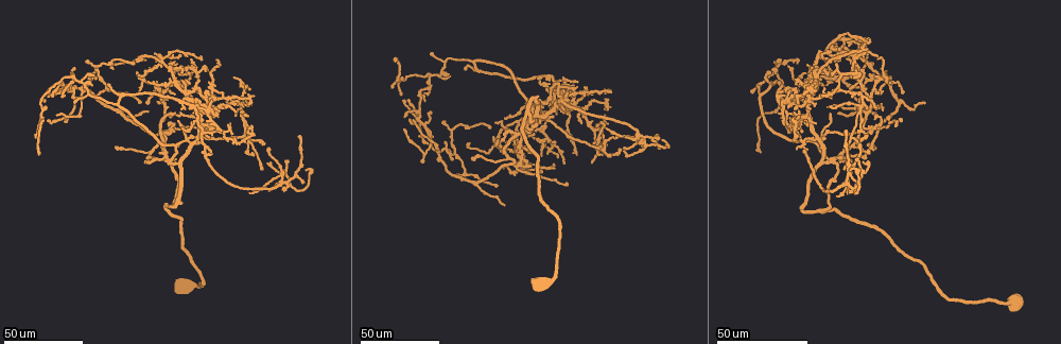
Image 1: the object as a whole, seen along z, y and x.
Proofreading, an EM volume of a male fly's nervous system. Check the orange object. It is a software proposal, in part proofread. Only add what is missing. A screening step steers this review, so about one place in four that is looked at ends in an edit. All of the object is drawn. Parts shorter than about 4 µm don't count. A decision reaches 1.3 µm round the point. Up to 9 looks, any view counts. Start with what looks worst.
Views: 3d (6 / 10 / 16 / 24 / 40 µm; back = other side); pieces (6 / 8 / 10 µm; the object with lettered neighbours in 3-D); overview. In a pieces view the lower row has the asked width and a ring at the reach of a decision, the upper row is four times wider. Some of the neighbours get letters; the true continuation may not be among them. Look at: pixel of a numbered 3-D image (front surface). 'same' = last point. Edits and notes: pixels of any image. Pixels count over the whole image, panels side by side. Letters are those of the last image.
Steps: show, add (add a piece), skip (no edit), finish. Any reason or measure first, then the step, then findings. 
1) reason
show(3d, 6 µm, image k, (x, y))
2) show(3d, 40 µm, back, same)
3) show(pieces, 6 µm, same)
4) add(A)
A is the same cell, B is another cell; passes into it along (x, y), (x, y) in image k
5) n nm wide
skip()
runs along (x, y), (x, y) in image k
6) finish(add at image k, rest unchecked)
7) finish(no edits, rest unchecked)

show(3d, 24 µm, image 1, (208, 119))

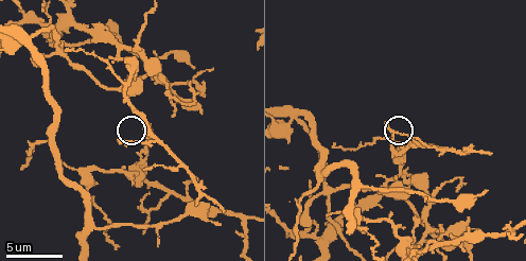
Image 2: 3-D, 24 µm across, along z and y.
show(pieces, 6 µm, image 2, (120, 140))

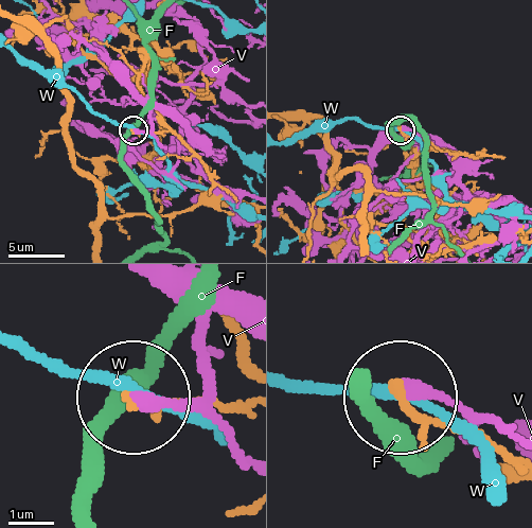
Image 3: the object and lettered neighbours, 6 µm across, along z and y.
210 nm wide
skip()
F, V and W are other cells; runs along (241, 400), (141, 397) in image 3; no lettered piece goes on from it

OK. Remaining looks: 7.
stops while still wide
show(3d, 24 µm, image 1, (453, 155))

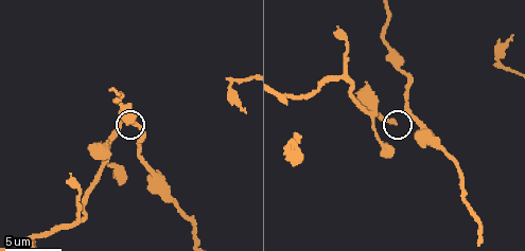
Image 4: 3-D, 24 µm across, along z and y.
what lies round it
show(pieces, 10 µm, image 4, (394, 123))

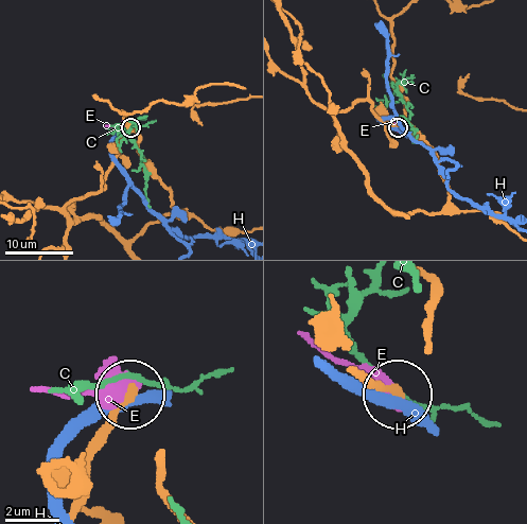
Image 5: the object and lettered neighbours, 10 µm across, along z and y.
skip()
C, E and H are other cells; runs along (70, 509), (86, 447), (129, 395) in image 5; none of them fits

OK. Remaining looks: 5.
branch stops here
show(3d, 40 µm, image 1, (924, 102))

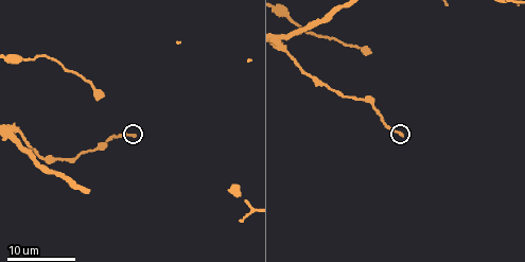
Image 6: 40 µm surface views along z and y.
closer look
show(3d, 10 µm, image 6, (401, 132))

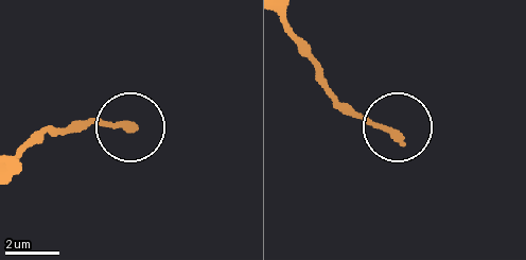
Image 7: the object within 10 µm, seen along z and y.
show(pieces, 6 µm, image 7, (129, 125))

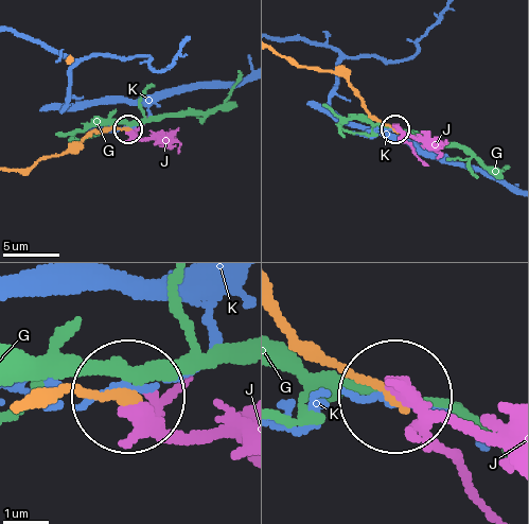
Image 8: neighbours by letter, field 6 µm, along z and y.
skip()
G, J and K are other cells; none of them fits

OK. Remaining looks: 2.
an open end
show(3d, 24 µm, image 1, (403, 116))

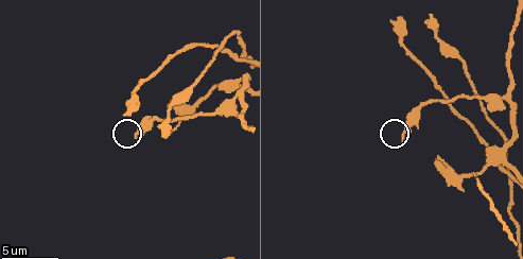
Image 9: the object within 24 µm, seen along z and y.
show(pieces, 8 µm, image 9, (404, 137))

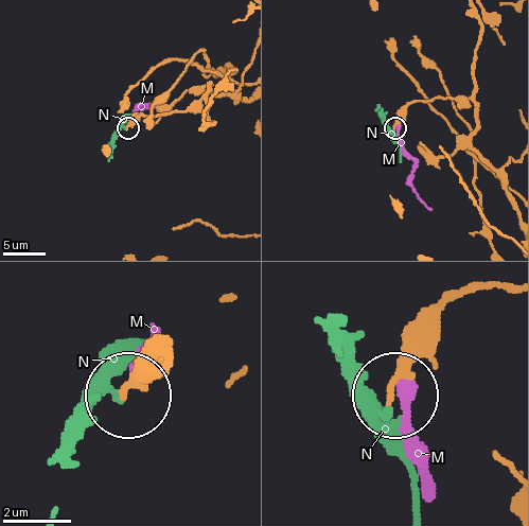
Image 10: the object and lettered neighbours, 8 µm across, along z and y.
skip()
M and N are other cells; no lettered piece goes on from it

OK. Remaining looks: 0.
finish(no edits, rest unchecked)

